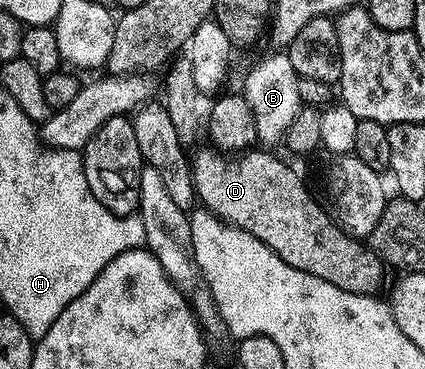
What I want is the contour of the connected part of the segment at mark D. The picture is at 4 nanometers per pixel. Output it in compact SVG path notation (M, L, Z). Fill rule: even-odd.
M215 149L197 150L192 164L192 180L196 186L196 198L205 203L211 214L219 215L225 223L248 231L258 241L262 241L271 251L278 253L286 265L294 265L294 269L302 269L314 273L314 277L322 277L322 281L330 281L338 285L338 289L346 289L355 295L375 296L376 291L384 283L386 264L367 242L357 236L350 235L340 228L327 210L316 204L316 199L304 188L300 175L292 167L287 167L278 156L272 155L268 149L252 149L241 154L237 163L231 163L231 158L225 157Z

